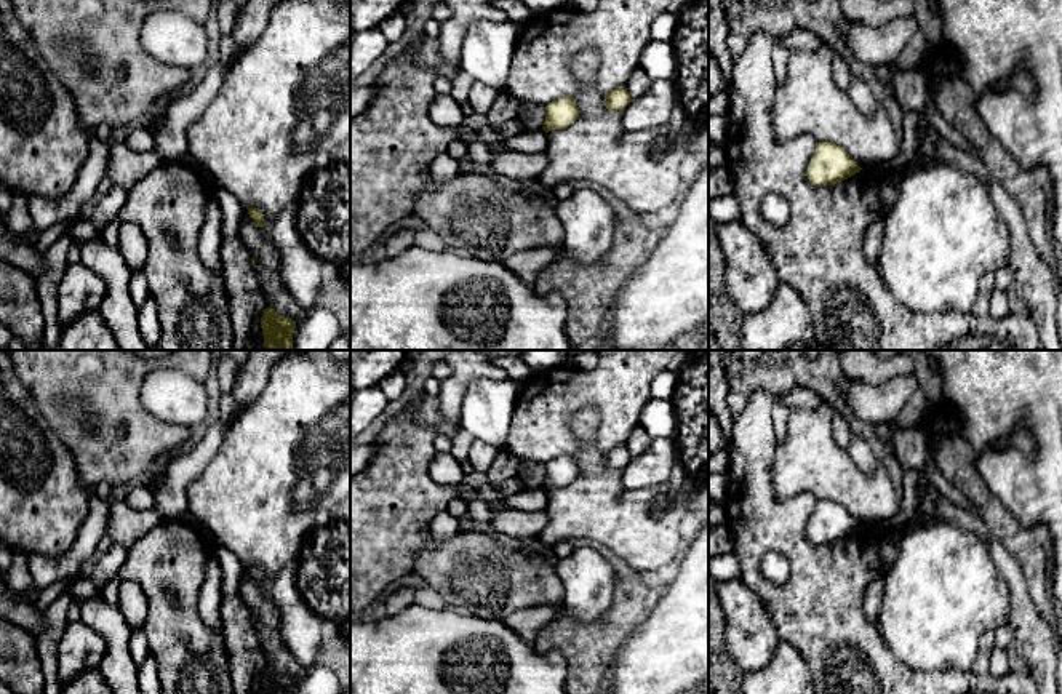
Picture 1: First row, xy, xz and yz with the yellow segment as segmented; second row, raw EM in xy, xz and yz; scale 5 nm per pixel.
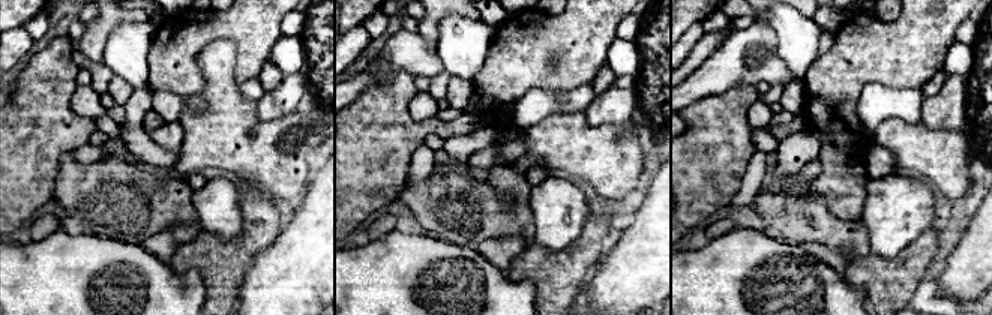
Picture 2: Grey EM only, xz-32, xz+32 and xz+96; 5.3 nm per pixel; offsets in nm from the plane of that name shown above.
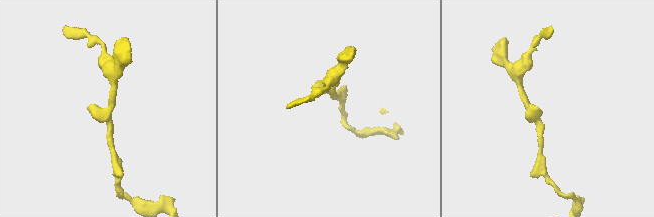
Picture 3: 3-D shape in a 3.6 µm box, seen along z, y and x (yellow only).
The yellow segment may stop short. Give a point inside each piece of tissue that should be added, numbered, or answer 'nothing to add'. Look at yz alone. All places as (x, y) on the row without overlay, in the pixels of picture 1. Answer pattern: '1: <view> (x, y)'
nothing to add

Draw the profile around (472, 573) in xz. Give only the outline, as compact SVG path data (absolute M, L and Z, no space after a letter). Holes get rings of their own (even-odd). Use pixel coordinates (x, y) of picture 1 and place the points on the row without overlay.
M427 531L413 572L425 580L437 603L464 616L502 620L518 609L555 604L563 611L565 606L565 588L555 564L542 555L504 545L491 532L459 531L446 542L437 542Z

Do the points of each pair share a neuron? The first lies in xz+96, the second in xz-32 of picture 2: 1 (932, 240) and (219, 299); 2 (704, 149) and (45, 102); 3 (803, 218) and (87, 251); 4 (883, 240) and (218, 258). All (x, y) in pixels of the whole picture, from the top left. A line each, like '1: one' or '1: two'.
1: one
2: one
3: two
4: two

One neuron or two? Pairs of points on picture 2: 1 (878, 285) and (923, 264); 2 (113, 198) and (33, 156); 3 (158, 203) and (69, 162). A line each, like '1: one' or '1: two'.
1: one
2: two
3: one

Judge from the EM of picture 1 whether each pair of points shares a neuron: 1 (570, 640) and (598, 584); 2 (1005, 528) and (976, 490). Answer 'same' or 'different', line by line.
1: different
2: same

